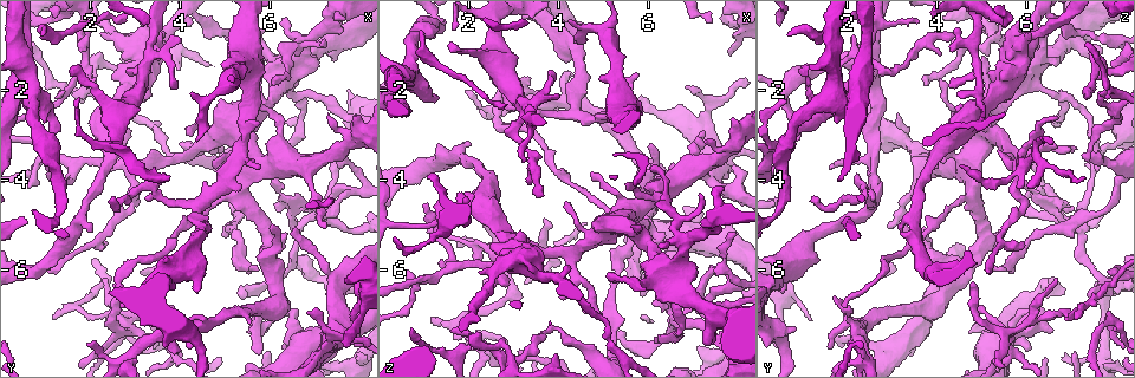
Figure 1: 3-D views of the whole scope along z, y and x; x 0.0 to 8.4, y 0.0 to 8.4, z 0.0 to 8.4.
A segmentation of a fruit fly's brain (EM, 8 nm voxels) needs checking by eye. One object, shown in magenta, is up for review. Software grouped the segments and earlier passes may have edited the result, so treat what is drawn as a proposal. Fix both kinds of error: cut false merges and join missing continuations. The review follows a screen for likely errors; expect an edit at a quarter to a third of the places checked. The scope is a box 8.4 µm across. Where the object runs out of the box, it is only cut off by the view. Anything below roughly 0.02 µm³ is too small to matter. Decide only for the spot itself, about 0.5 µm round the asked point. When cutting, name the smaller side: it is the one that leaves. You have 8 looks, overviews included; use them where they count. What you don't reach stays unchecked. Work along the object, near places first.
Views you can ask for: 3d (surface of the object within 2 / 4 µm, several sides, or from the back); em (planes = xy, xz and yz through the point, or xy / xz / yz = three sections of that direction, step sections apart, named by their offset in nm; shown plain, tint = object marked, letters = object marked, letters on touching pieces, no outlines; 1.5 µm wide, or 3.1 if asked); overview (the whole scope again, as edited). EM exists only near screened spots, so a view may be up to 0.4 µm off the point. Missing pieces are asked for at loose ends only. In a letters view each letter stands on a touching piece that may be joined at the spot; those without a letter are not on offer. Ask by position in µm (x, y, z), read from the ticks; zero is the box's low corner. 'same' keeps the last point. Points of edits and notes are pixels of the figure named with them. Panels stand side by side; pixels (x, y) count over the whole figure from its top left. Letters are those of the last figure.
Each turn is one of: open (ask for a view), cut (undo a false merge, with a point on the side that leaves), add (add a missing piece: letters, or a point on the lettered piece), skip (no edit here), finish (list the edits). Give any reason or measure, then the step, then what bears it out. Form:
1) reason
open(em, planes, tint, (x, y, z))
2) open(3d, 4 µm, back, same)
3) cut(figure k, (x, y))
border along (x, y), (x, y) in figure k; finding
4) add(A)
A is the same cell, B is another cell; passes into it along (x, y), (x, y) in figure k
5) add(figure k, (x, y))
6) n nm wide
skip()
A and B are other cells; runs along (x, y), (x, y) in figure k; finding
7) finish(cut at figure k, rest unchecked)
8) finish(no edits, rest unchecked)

free end
open(3d, 4 µm, (5.30, 6.55, 7.35))

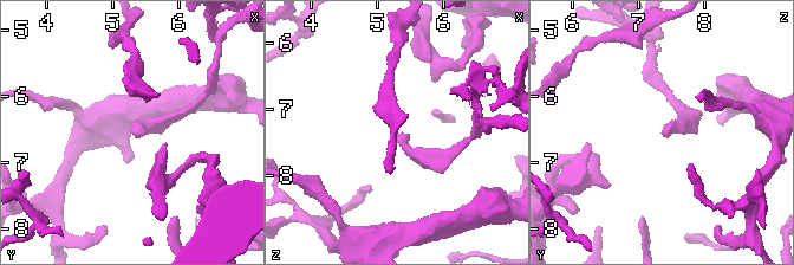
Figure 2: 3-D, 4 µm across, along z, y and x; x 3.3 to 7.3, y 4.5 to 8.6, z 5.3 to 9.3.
open(em, planes, letters, (5.30, 6.55, 7.40))

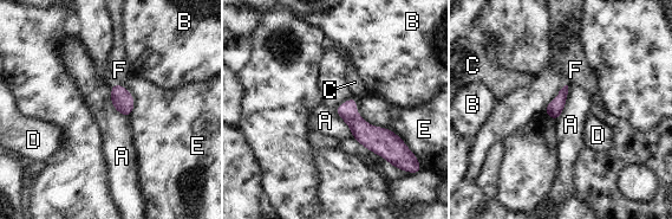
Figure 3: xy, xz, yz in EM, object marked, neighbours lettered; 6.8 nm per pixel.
skip()
A, B, C, D, E and F are other cells; border along (110, 87), (110, 103), (128, 117) in figure 3; none of them fits

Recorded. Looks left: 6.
branch stops here
open(em, planes, letters, (2.35, 6.20, 6.70))

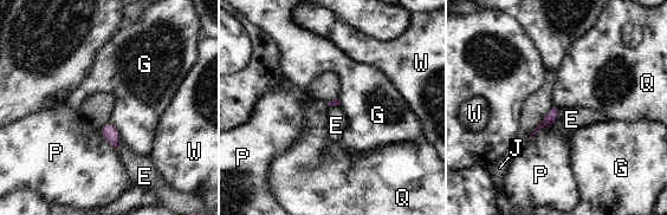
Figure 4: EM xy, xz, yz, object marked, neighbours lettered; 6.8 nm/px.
P touches over 200 nm
skip()
E, G, J, P, Q and W are other cells; no lettered piece goes on from it

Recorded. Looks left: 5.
tapers out
open(em, xy, step 4, letters, (1.90, 7.65, 2.10))

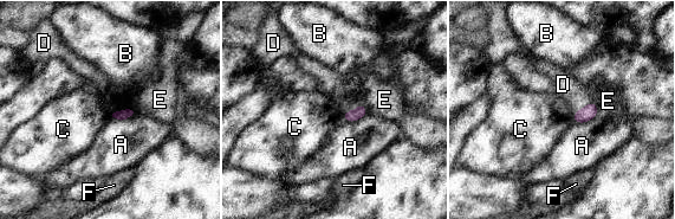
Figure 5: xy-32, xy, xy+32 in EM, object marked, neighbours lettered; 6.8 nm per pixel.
add(D)
D is the same cell, A, B, C, E and F are other cells; passes into it along (351, 116), (351, 110), (346, 95) in figure 5; the neuron continues

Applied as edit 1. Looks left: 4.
open(overview)

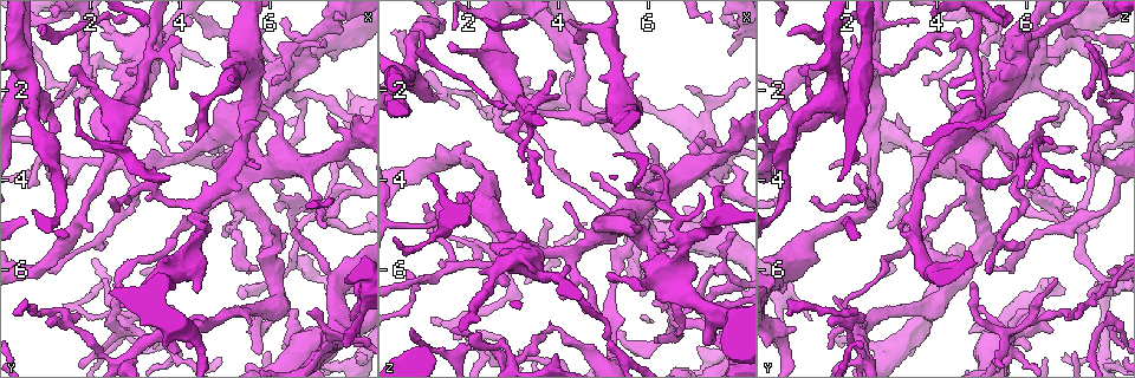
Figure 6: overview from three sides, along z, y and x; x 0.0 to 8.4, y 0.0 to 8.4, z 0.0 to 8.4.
branch point
open(em, planes, plain, (5.95, 5.40, 5.05))

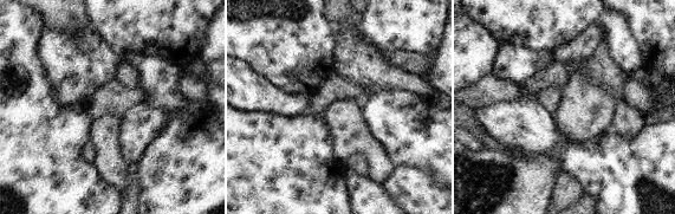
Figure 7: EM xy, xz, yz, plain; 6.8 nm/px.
open(em, planes, letters, same)

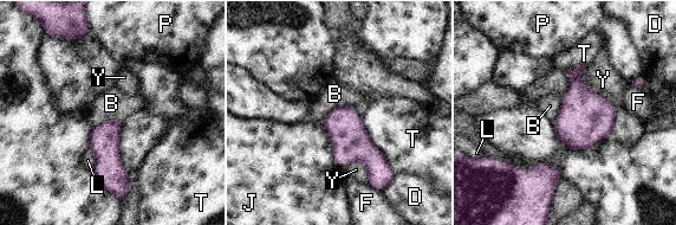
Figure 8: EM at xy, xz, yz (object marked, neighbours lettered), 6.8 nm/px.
260 nm wide
skip()
B, D, F, J, L, P, T and Y are other cells; border along (320, 122), (333, 160), (343, 168) in figure 8; all the same neuron

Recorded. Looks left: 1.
finish(add at figure 5, rest unchecked)

